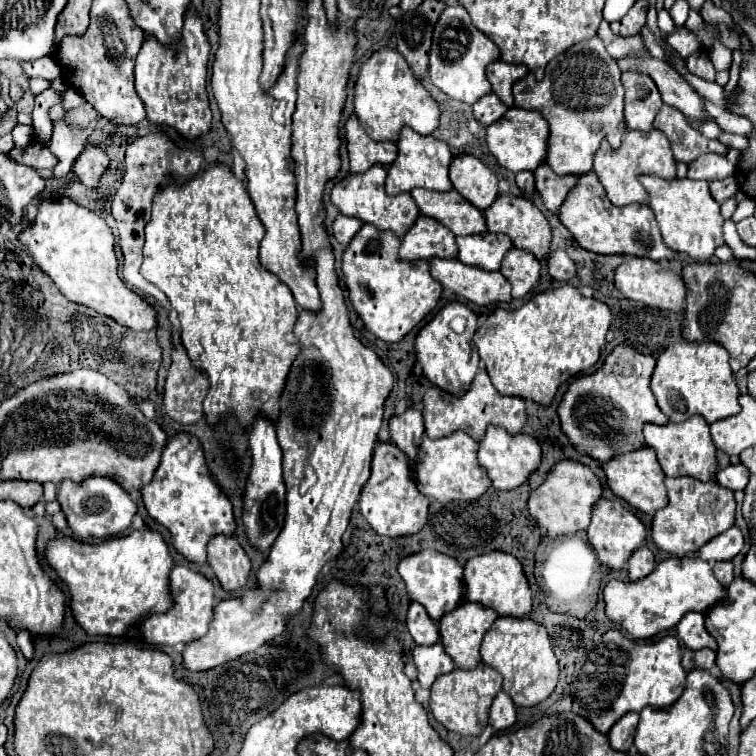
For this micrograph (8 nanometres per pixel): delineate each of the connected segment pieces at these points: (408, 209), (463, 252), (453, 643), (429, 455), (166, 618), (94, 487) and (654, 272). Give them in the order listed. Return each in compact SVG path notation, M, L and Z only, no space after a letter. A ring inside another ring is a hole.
M373 166L365 174L349 174L347 178L339 180L331 192L331 202L339 208L341 214L345 216L355 216L367 224L377 226L379 230L391 230L399 238L415 224L419 216L419 208L411 194L401 194L401 196L389 196L385 192L385 168L383 166Z
M477 234L477 236L463 236L457 238L459 246L459 260L463 264L495 272L501 268L503 256L513 248L513 242L505 234Z
M463 602L459 608L441 618L441 644L457 668L473 670L479 666L479 646L495 618L497 612L473 602Z
M453 432L451 436L431 440L429 436L423 436L421 452L417 456L415 474L417 474L417 488L427 498L433 498L437 502L455 502L455 500L477 500L481 498L487 488L491 486L491 480L483 466L477 462L477 450L479 442L467 436L465 432Z
M175 566L171 572L171 594L175 596L175 606L165 614L153 614L143 620L141 630L143 638L149 644L159 646L177 646L187 644L197 638L201 638L209 630L209 622L213 620L213 608L215 608L215 594L213 584L203 574L191 570L189 566Z
M89 478L79 484L63 480L59 484L57 500L67 516L67 524L79 540L103 540L119 532L125 532L131 526L131 520L137 512L137 504L131 496L109 478Z
M625 258L615 272L615 286L625 298L641 302L649 308L671 310L677 314L685 312L685 294L687 294L685 282L673 270L663 268L659 262L653 262L649 258Z

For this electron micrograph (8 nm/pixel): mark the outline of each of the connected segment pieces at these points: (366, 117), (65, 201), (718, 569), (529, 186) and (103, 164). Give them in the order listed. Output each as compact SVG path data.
M391 48L375 52L361 68L355 84L355 114L365 132L375 142L397 142L405 126L413 128L421 136L433 134L439 126L439 106L431 94L413 78L405 58Z
M69 198L43 200L33 226L21 232L19 240L29 250L33 262L57 284L67 300L93 308L97 314L107 314L121 326L127 326L135 332L153 330L157 326L155 306L133 292L119 278L113 232L95 212L81 208Z
M717 562L715 566L713 566L713 572L717 574L717 578L721 580L721 584L725 584L725 586L729 586L731 582L733 582L733 562Z
M519 172L517 178L515 178L519 190L523 192L525 198L531 200L531 194L535 192L535 180L533 180L533 172Z
M87 146L75 160L71 168L77 176L77 180L87 186L95 188L101 180L101 176L109 170L109 158L99 146Z

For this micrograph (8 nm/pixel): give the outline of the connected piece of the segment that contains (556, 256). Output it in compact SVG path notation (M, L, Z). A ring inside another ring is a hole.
M563 250L551 252L549 258L547 258L547 266L549 266L551 278L555 278L555 280L559 280L559 282L569 282L569 280L575 278L575 274L577 274L573 260L571 260Z

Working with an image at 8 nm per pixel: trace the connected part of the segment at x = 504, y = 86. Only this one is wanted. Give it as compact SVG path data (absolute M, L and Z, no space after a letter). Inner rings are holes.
M503 60L493 62L487 68L487 78L493 86L493 92L511 108L513 106L513 92L511 86L521 80L529 70L523 64L507 64Z

